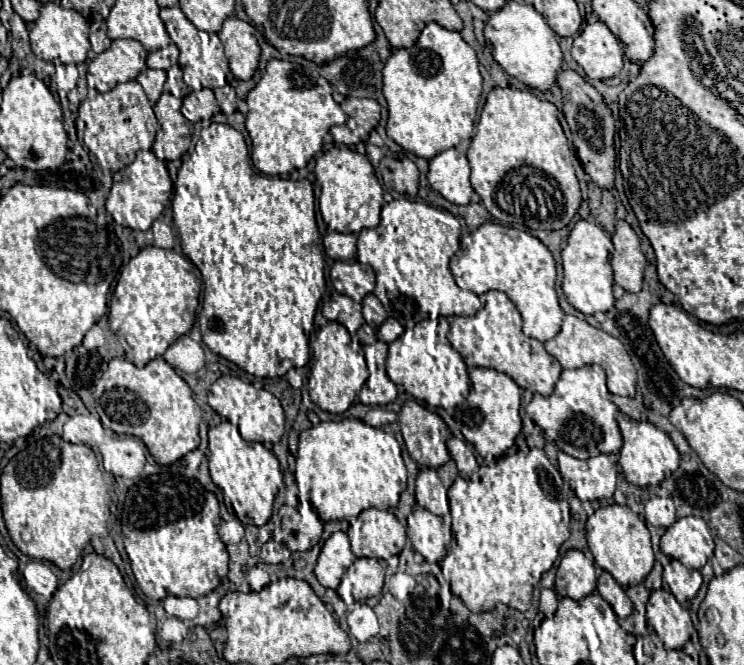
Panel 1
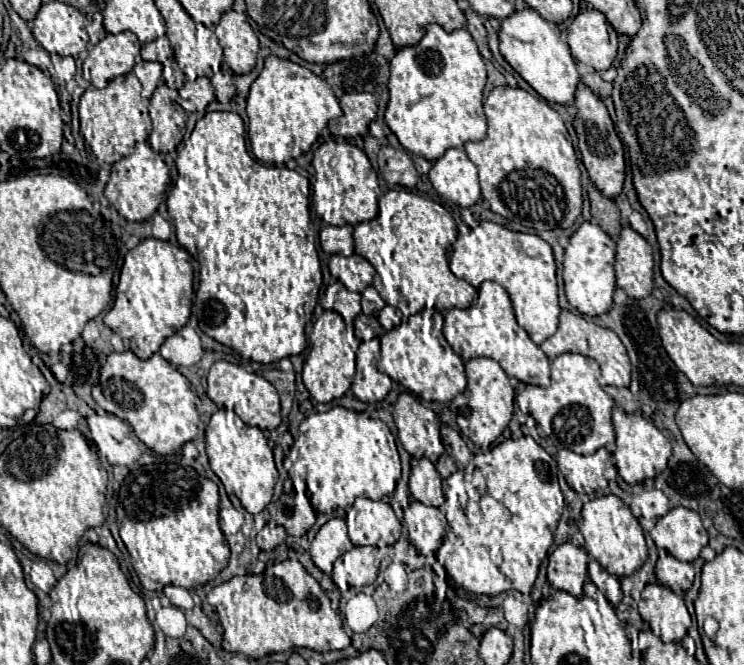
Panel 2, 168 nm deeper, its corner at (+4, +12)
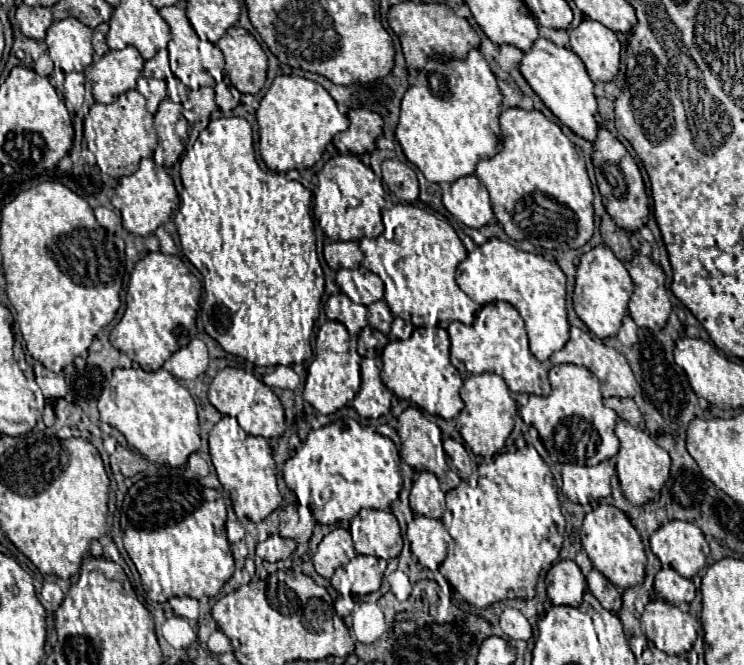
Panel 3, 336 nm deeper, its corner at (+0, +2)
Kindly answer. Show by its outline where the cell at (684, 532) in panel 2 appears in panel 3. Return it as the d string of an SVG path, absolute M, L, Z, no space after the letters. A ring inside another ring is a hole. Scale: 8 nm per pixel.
M670 520L662 524L650 538L652 552L662 564L670 564L680 576L692 578L706 566L710 554L708 542L696 524Z

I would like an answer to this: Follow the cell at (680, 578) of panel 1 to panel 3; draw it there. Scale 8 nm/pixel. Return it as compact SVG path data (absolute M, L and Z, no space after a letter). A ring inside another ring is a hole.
M662 566L662 570L656 574L654 580L654 590L660 598L672 602L672 604L688 604L694 600L694 584L690 578L680 576L676 570L672 570L670 566Z

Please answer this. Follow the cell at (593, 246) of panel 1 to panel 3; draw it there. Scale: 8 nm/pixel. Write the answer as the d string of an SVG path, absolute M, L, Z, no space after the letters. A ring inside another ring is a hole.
M596 246L582 254L580 264L576 268L576 286L572 294L572 304L578 318L588 326L592 334L596 334L598 338L616 336L622 318L626 316L632 290L634 286L628 276L628 270L608 246Z

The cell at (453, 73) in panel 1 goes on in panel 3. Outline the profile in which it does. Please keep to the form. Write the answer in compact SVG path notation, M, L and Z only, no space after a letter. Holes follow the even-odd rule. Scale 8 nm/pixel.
M472 48L466 58L430 56L424 70L418 72L416 84L408 86L400 104L400 120L396 124L396 140L400 142L406 158L424 174L430 182L454 182L456 178L474 172L480 158L490 158L500 148L500 90L496 76L478 48Z

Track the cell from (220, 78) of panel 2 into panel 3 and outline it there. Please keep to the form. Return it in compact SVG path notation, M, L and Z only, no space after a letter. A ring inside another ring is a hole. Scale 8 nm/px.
M221 81L216 84L214 91L216 104L223 113L229 112L239 105L241 93L231 84Z

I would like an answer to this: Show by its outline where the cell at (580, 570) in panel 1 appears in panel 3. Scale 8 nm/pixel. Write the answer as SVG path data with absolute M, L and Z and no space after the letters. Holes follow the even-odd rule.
M558 560L546 574L548 598L560 606L580 606L586 590L586 576L574 560Z

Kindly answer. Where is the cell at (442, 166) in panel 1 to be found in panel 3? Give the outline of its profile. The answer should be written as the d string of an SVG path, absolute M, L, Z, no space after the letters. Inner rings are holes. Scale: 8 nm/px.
M474 174L454 180L442 194L442 202L456 220L470 228L482 228L494 218L488 190Z

